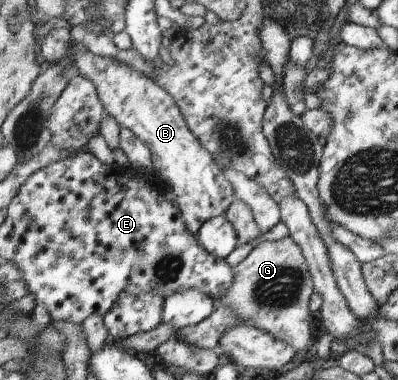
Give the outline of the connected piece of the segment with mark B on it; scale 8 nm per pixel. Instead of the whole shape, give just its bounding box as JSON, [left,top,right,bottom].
[76,49,236,235]

